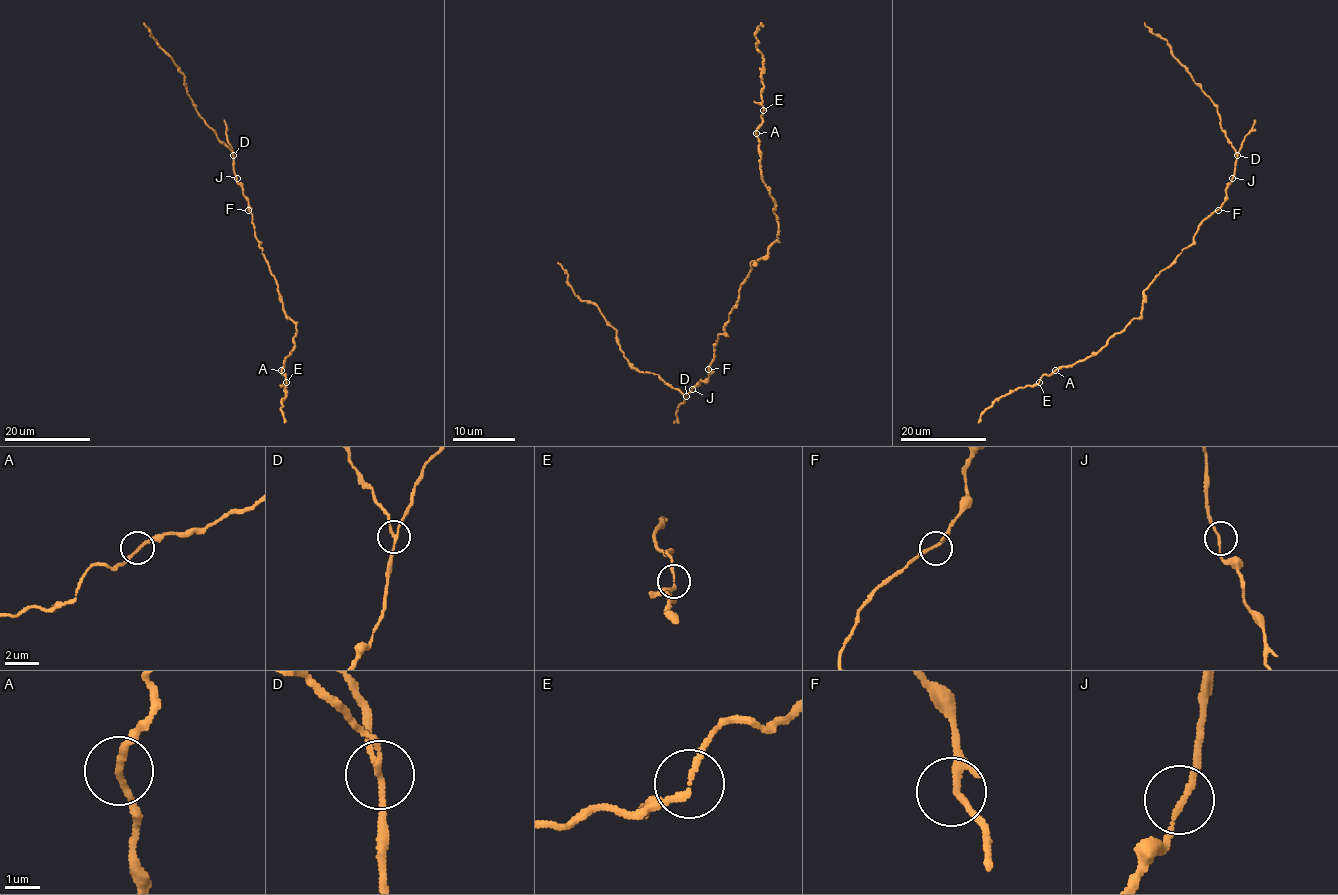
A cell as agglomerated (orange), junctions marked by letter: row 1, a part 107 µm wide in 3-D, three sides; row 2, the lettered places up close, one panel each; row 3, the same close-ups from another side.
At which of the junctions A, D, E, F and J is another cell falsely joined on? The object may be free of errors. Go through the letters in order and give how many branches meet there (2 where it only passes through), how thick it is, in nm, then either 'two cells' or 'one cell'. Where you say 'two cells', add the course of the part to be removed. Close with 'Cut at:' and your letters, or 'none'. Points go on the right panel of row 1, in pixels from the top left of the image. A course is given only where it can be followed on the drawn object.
A: 2 | 170 nm | one cell
D: 3 | 140 nm | two cells | (1236, 155), (1221, 129), (1217, 106), (1173, 55), (1165, 40), (1144, 23)
E: 2 | 160 nm | one cell
F: 3 | 150 nm | one cell
J: 2 | 150 nm | one cell
Cut at: D

